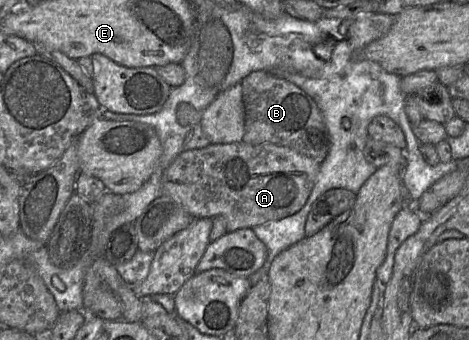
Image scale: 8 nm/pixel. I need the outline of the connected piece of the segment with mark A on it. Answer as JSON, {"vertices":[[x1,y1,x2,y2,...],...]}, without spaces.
{"vertices":[[273,143,209,144,201,149,184,151,172,161,162,177,161,195,171,198,194,219,223,216,227,232,252,229,265,222,280,220,297,213,311,193,320,165,321,163,291,148]]}

